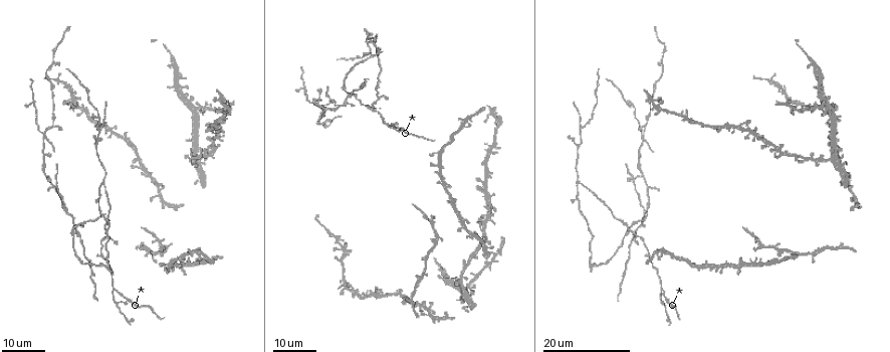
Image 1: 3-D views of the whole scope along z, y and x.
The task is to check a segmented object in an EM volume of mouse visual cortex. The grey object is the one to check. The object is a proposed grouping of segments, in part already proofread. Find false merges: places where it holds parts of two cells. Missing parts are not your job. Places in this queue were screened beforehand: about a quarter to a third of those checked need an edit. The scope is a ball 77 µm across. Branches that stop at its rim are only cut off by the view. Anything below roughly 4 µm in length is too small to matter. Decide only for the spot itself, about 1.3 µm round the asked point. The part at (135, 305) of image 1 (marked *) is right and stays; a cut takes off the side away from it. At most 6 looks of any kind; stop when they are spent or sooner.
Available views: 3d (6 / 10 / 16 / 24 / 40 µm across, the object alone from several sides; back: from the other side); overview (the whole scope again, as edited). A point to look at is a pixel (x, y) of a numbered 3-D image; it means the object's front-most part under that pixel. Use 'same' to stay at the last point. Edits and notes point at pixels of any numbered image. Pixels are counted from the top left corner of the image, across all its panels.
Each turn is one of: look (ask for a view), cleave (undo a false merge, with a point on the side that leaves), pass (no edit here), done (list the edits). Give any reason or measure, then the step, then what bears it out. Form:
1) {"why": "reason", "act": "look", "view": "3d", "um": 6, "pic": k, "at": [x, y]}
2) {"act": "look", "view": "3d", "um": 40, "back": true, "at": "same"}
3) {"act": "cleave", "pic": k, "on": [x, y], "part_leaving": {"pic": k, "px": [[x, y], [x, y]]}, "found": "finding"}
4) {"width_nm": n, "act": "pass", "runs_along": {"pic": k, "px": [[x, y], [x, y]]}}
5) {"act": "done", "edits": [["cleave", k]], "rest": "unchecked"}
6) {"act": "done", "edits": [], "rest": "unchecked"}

{"why": "three arms meet", "act": "look", "view": "3d", "um": 16, "pic": 1, "at": [662, 291]}

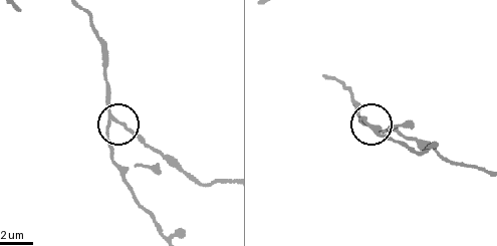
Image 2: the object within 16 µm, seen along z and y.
{"act": "look", "view": "3d", "um": 10, "pic": 2, "at": [110, 120]}

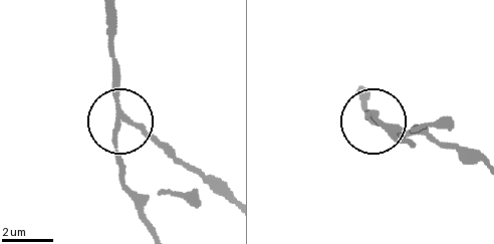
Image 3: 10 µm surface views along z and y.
{"arms": 3, "act": "pass", "found": "continuous, no second cell"}

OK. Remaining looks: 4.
{"why": "three-way junction", "act": "look", "view": "3d", "um": 16, "pic": 1, "at": [76, 232]}

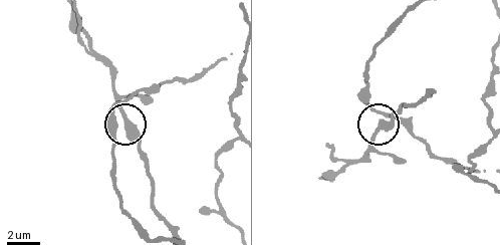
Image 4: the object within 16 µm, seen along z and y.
{"act": "look", "view": "3d", "um": 6, "pic": 4, "at": [126, 122]}

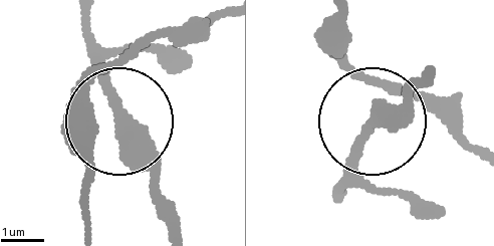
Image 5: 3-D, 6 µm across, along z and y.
{"width_nm": 280, "act": "pass", "runs_along": {"pic": 5, "px": [[90, 167], [90, 91], [101, 73], [127, 145], [173, 206]]}, "found": "continuous, no second cell"}

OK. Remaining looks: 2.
{"why": "calibre changes", "act": "look", "view": "3d", "um": 24, "pic": 1, "at": [344, 77]}

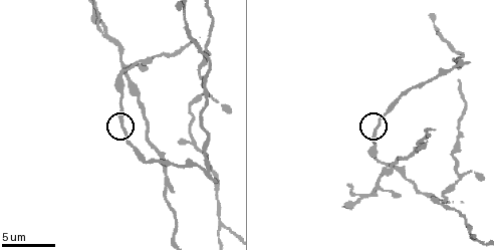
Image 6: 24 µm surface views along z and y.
{"act": "look", "view": "3d", "um": 10, "pic": 6, "at": [377, 128]}

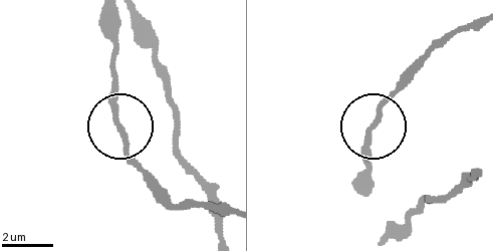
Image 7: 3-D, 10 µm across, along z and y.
{"act": "pass", "runs_along": {"pic": 7, "px": [[226, 214], [170, 201], [127, 143], [116, 109], [116, 73]]}, "found": "one cell here"}

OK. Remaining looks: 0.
{"act": "done", "edits": [], "rest": "unchecked"}

